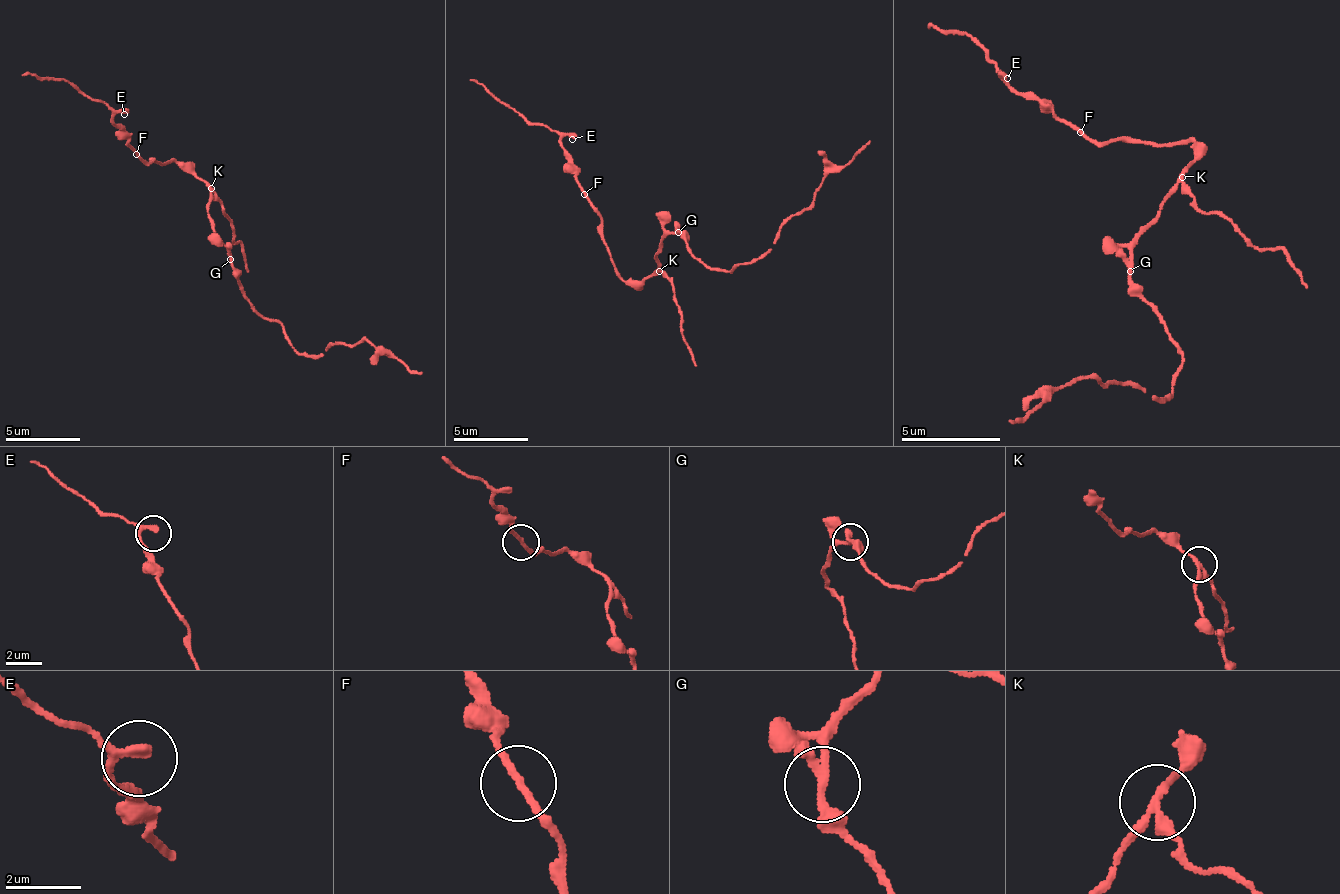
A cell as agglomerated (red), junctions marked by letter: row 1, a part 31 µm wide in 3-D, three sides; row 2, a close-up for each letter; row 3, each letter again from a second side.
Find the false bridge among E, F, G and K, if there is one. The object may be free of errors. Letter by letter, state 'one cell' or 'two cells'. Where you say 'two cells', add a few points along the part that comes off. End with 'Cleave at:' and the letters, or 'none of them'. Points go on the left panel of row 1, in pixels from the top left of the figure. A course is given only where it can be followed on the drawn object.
E: one cell
F: one cell
G: one cell
K: two cells | (210, 189), (225, 211), (233, 241), (237, 241), (248, 271)
Cleave at: K

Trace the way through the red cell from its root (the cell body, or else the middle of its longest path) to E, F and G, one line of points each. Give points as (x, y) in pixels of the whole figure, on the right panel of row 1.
E: (1156, 218), (1166, 193), (1196, 158), (1191, 143), (1096, 143), (1037, 98), (1022, 98), (1007, 78)
F: (1156, 218), (1166, 193), (1196, 158), (1196, 148), (1191, 143), (1141, 143), (1136, 138), (1091, 143), (1081, 133)
G: (1156, 218), (1156, 223), (1136, 242), (1131, 252), (1131, 272)

